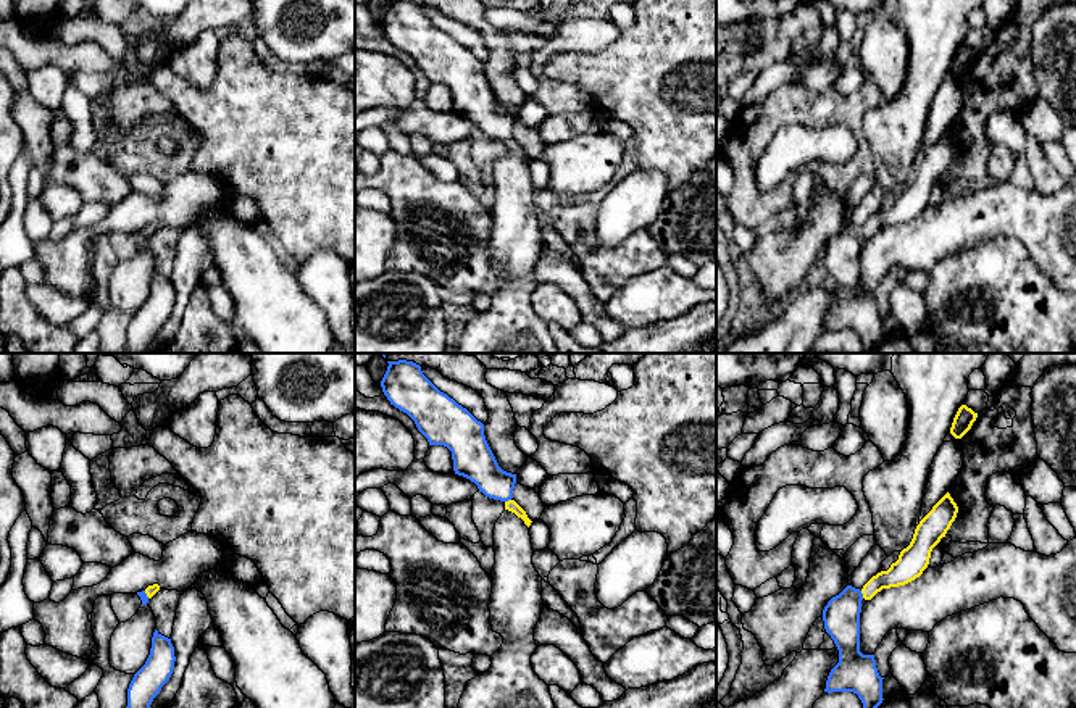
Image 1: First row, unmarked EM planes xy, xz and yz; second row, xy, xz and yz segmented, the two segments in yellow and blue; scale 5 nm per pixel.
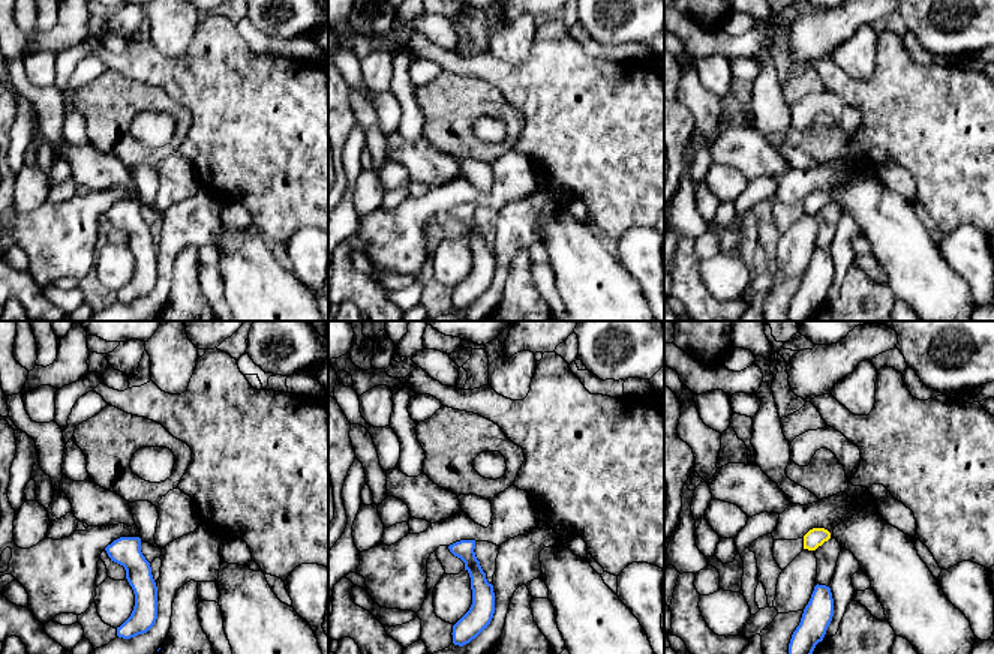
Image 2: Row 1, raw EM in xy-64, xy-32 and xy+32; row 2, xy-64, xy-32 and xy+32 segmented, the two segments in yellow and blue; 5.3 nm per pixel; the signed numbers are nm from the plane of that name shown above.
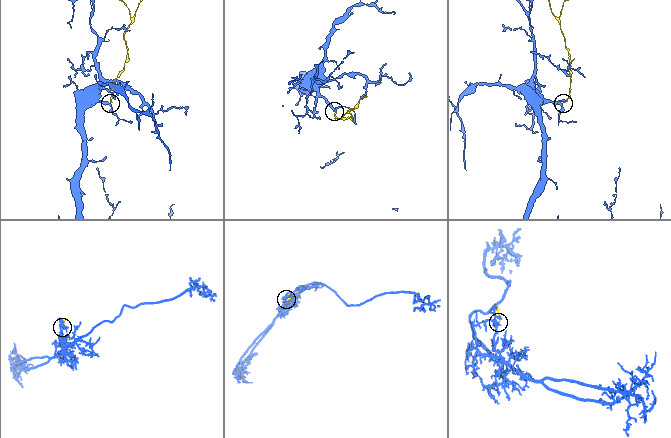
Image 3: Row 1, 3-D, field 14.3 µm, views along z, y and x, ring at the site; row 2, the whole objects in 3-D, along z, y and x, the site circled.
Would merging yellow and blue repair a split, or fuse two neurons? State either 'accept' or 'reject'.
accept

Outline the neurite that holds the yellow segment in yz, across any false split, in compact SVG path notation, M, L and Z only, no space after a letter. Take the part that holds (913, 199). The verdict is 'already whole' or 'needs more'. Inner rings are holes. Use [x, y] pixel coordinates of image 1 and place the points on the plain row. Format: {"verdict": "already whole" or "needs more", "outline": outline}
{"verdict": "needs more", "outline": "M947 131L920 160L913 177L887 210L873 214L863 227L847 224L823 248L824 268L839 289L839 302L831 308L824 331L853 331L871 353L882 342L882 318L874 294L860 290L861 239L871 239L882 227L905 224L923 213L932 187L945 176L958 145Z"}

